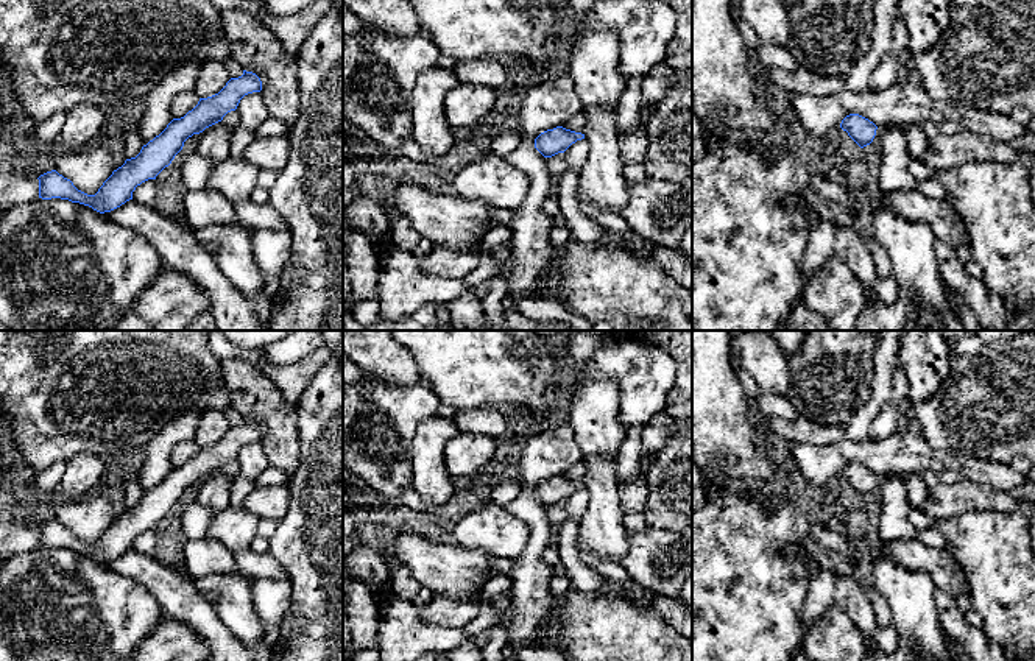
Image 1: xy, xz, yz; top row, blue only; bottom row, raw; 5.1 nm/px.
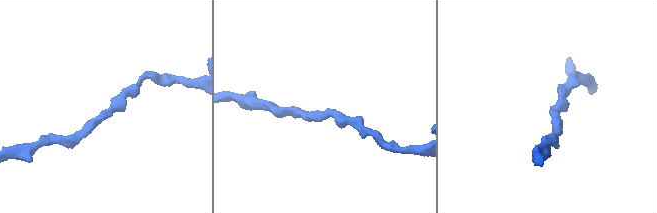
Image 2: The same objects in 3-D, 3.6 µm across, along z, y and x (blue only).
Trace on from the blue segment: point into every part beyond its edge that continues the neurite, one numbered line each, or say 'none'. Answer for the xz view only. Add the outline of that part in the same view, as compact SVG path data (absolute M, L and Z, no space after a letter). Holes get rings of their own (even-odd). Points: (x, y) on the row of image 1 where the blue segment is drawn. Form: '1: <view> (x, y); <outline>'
none

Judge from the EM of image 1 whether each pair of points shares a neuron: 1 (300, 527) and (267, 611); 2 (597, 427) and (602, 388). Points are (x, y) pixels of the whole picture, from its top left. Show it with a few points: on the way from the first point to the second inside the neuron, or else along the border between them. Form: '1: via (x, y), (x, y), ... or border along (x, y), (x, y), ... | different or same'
1: border along (289, 579), (292, 602), (284, 615) | different
2: via (597, 418), (599, 398) | same

